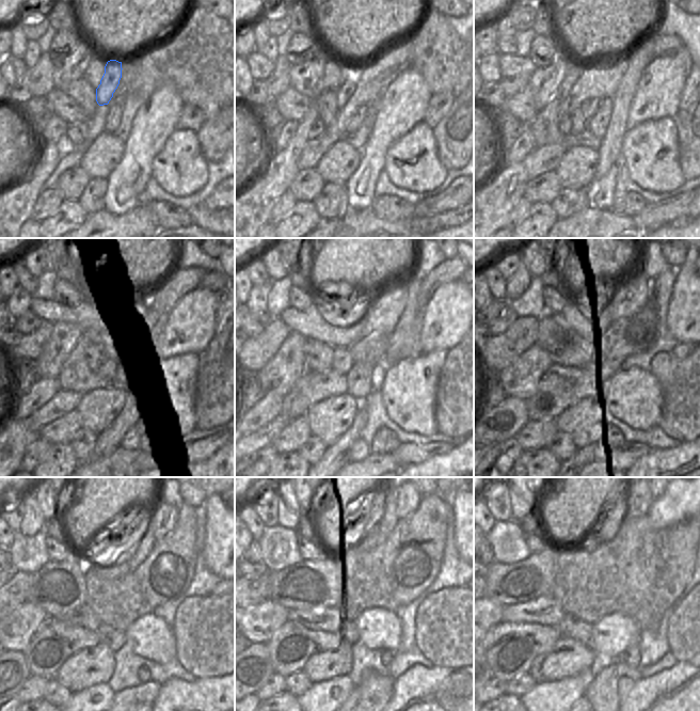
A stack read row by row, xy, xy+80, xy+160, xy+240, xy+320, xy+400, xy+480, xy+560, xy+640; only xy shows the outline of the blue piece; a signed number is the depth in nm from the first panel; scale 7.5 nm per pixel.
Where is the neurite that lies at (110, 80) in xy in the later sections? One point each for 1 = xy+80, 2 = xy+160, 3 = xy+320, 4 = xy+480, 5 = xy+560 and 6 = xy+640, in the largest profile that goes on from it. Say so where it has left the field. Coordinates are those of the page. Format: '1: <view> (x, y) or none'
1: xy+80 (343, 93)
2: xy+160 (589, 107)
3: xy+320 (343, 361)
4: xy+480 (84, 617)
5: xy+560 (328, 617)
6: xy+640 (543, 611)

